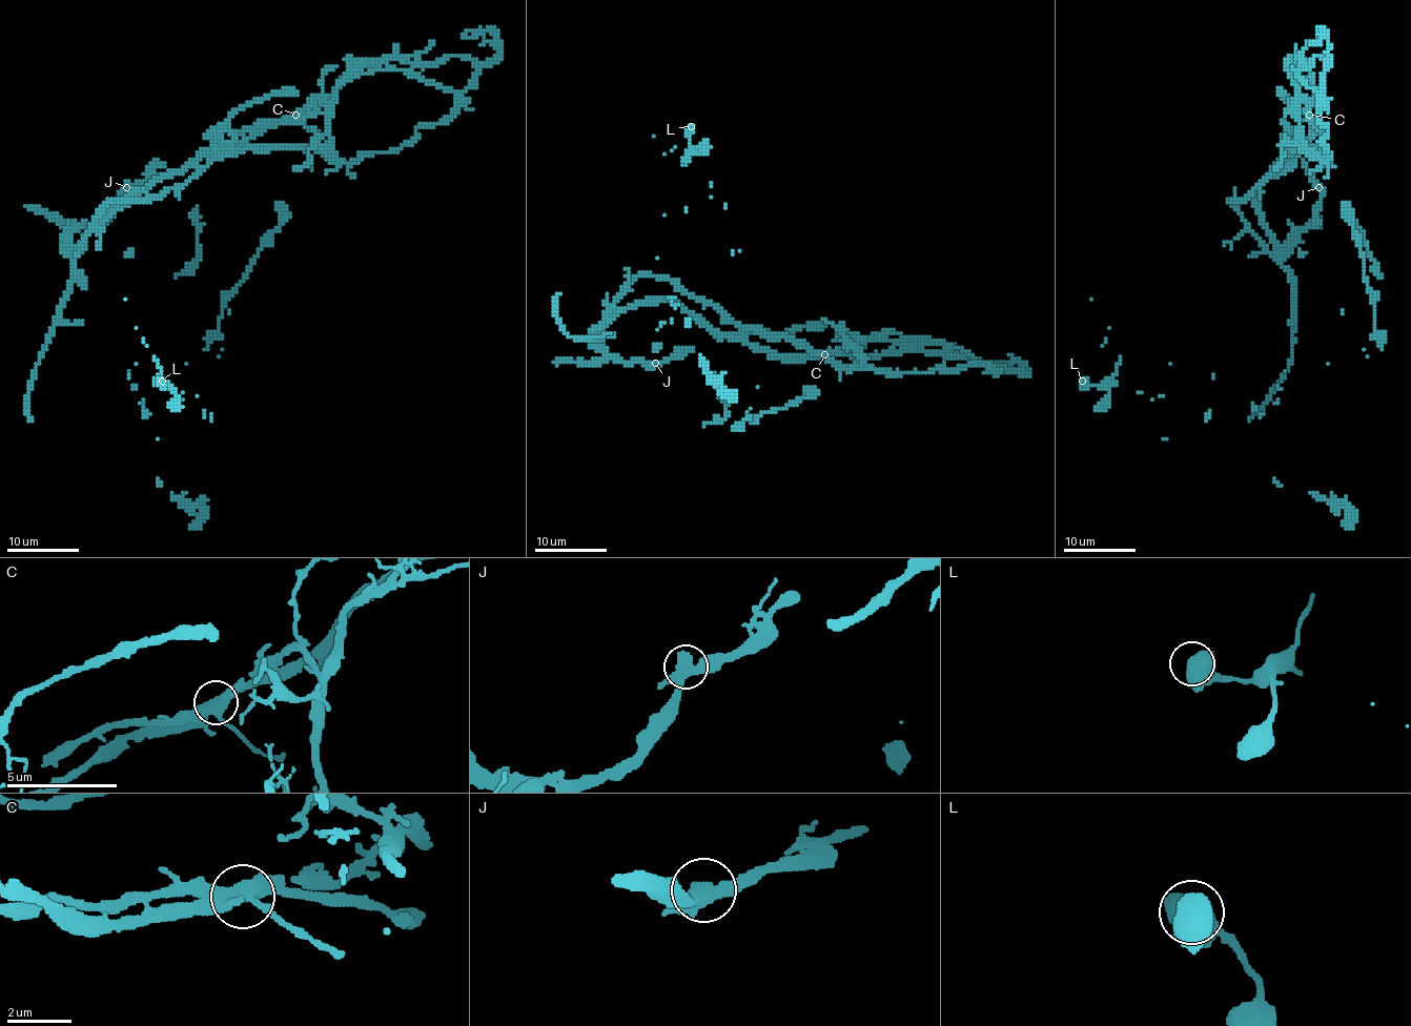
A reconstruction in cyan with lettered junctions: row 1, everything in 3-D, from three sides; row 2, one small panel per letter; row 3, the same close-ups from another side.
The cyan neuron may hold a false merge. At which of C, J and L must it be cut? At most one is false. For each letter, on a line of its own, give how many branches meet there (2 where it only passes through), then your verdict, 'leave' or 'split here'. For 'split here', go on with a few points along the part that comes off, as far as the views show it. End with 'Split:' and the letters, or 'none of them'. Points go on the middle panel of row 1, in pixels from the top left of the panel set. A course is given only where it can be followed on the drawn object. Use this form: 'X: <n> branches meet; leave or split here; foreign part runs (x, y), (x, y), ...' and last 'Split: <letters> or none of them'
C: 3 branches meet; split here; foreign part runs (824, 354), (783, 360), (660, 300), (628, 305), (599, 327), (597, 343), (620, 361), (666, 363), (684, 347)
J: 3 branches meet; leave
L: 3 branches meet; leave
Split: C

